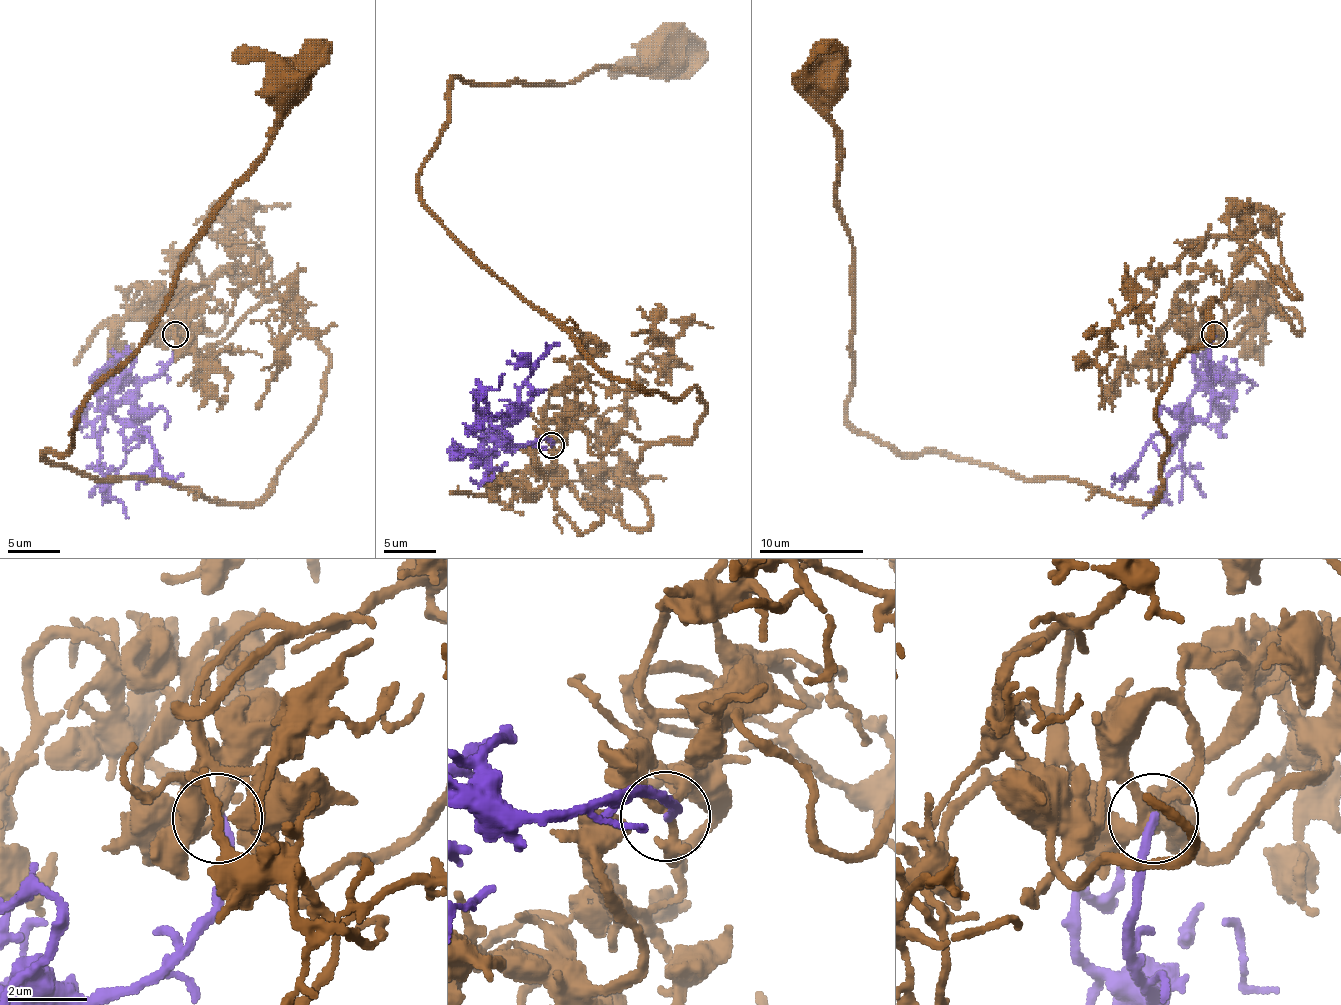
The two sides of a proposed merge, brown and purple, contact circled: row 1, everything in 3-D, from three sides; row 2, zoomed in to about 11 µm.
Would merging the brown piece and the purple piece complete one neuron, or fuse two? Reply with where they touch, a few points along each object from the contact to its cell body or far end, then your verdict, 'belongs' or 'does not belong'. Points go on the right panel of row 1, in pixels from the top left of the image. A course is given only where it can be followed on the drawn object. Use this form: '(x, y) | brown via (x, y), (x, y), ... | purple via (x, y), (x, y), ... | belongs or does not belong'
(1214, 334) | brown via (1213, 333), (1187, 343), (1224, 341), (1211, 299), (1156, 406), (1148, 502), (862, 434), (829, 81) | purple via (1213, 333), (1211, 414), (1187, 429), (1185, 468), (1166, 479), (1164, 492), (1143, 518) | belongs

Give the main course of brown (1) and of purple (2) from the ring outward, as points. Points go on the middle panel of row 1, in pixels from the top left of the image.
1: (551, 444), (569, 418), (595, 455), (689, 439), (702, 395), (611, 379), (419, 171), (455, 78), (650, 60)
2: (551, 444), (515, 444), (502, 413), (489, 408), (484, 395), (499, 387), (504, 374)

